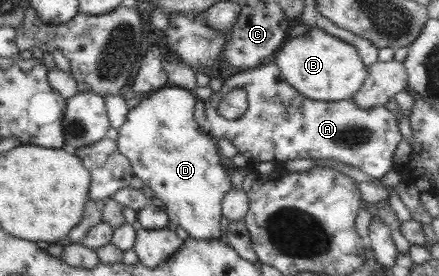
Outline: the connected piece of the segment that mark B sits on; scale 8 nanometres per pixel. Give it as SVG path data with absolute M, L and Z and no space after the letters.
M308 26L304 35L288 38L271 59L282 72L284 80L306 98L317 101L341 101L352 98L362 86L368 67L362 63L356 48L316 27Z

